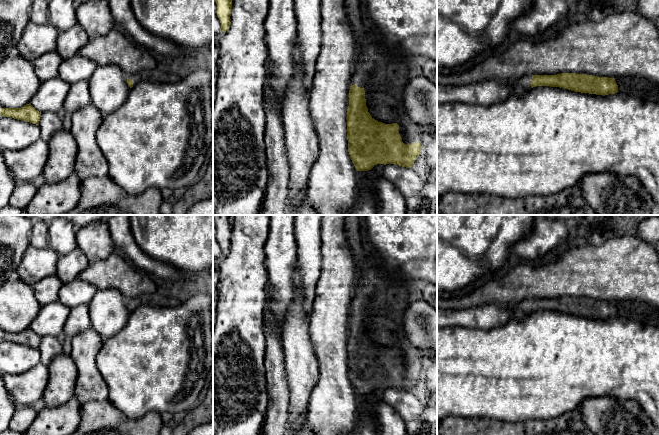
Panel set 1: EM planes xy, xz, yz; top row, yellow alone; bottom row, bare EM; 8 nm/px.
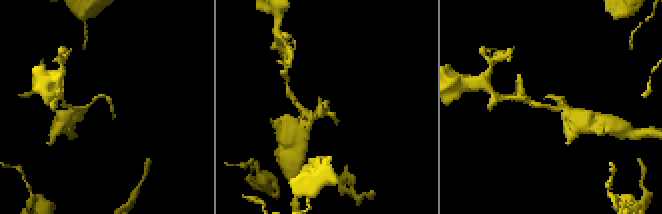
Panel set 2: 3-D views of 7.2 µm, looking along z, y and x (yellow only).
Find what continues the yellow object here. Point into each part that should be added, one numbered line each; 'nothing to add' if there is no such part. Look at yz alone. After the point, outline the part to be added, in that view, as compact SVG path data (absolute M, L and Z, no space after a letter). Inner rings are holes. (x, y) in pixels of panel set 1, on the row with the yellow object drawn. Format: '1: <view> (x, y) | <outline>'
1: yz (524, 82) | M525 75L520 78L507 80L507 82L516 91L522 91L524 89L531 88L531 80L532 80L532 75Z

